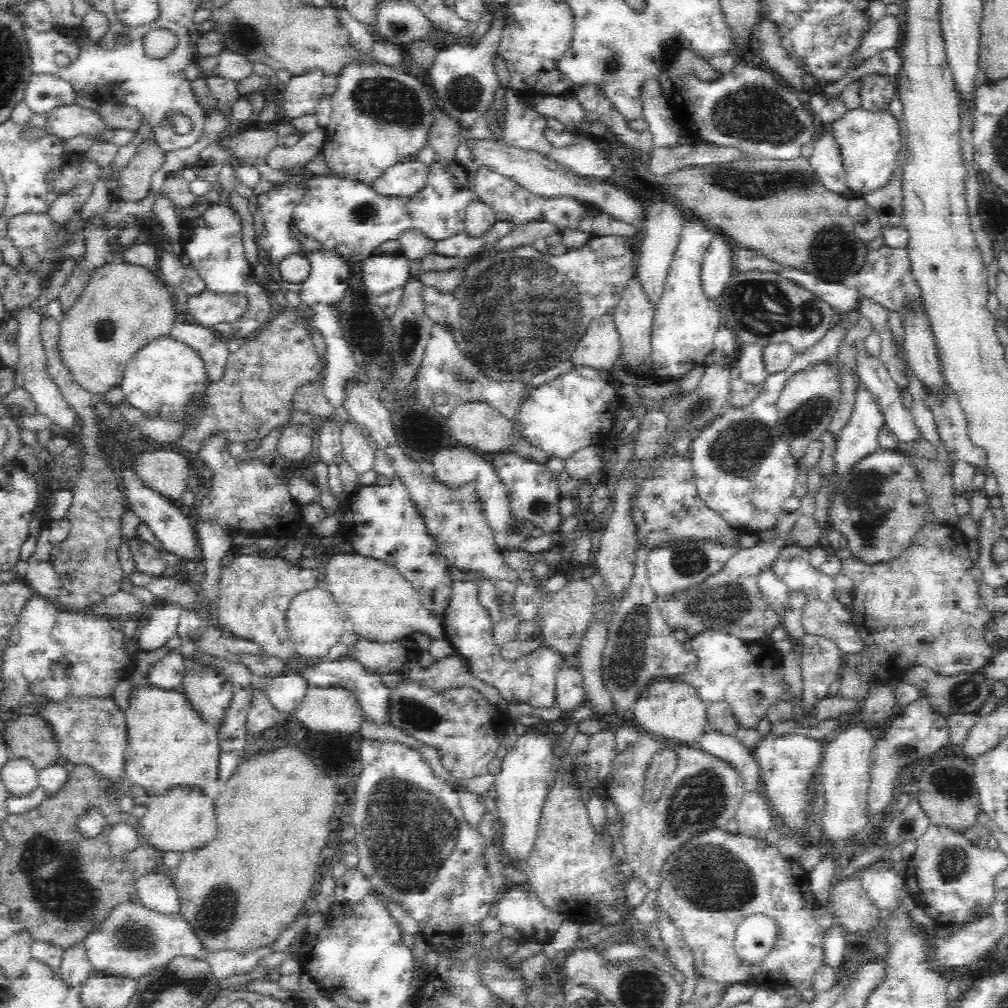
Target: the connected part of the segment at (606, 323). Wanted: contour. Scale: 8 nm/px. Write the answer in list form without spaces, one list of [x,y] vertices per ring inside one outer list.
[[[611,315],[590,321],[584,337],[576,344],[569,356],[574,368],[589,368],[607,372],[614,366],[621,349]]]

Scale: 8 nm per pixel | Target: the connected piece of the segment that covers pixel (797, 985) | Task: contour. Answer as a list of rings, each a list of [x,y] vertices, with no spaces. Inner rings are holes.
[[[721,829],[708,830],[707,833],[703,833],[696,838],[692,838],[692,842],[684,845],[684,848],[682,848],[682,850],[678,850],[678,852],[676,852],[676,854],[672,854],[672,856],[668,858],[667,865],[664,866],[663,881],[660,884],[660,890],[657,892],[656,899],[658,904],[660,904],[661,911],[664,912],[664,914],[670,918],[670,922],[680,930],[680,934],[682,934],[686,944],[690,946],[694,957],[695,973],[699,973],[702,977],[724,986],[733,985],[734,983],[754,983],[770,987],[771,985],[780,983],[780,985],[794,988],[798,993],[810,990],[810,988],[813,987],[815,973],[821,968],[821,966],[825,965],[824,940],[826,940],[826,930],[820,927],[820,925],[818,925],[818,921],[814,918],[817,902],[810,886],[810,871],[804,870],[798,864],[797,860],[784,856],[777,845],[772,846],[772,844],[768,844],[765,839],[750,838],[747,835],[732,835],[726,830]],[[754,913],[764,913],[765,915],[770,915],[774,918],[776,921],[778,938],[776,938],[774,947],[766,956],[764,962],[749,964],[744,963],[736,956],[733,947],[733,936],[736,927],[742,918]]]

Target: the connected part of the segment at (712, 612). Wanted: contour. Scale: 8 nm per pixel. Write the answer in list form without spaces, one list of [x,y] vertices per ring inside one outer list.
[[[790,496],[785,499],[774,532],[776,539],[760,540],[749,549],[740,548],[721,567],[718,572],[707,576],[702,582],[680,589],[667,597],[658,598],[656,607],[665,625],[672,632],[684,632],[691,639],[702,637],[706,632],[725,632],[745,641],[765,638],[764,612],[767,602],[763,599],[758,580],[760,574],[772,570],[781,550],[786,546],[787,536],[802,514],[801,498]]]

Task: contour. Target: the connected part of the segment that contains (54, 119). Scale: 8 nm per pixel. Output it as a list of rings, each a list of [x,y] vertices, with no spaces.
[[[76,105],[60,106],[48,112],[48,128],[59,139],[89,138],[91,144],[112,144],[116,127],[102,118],[99,112]]]

